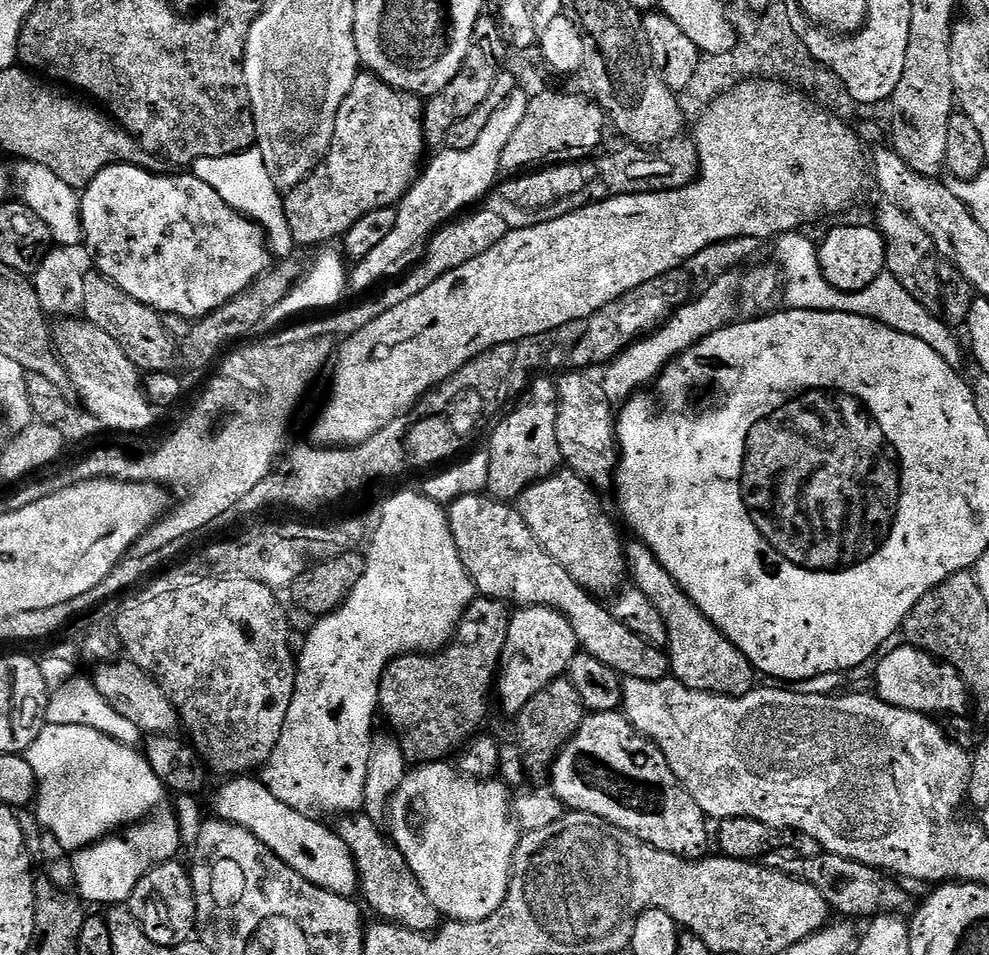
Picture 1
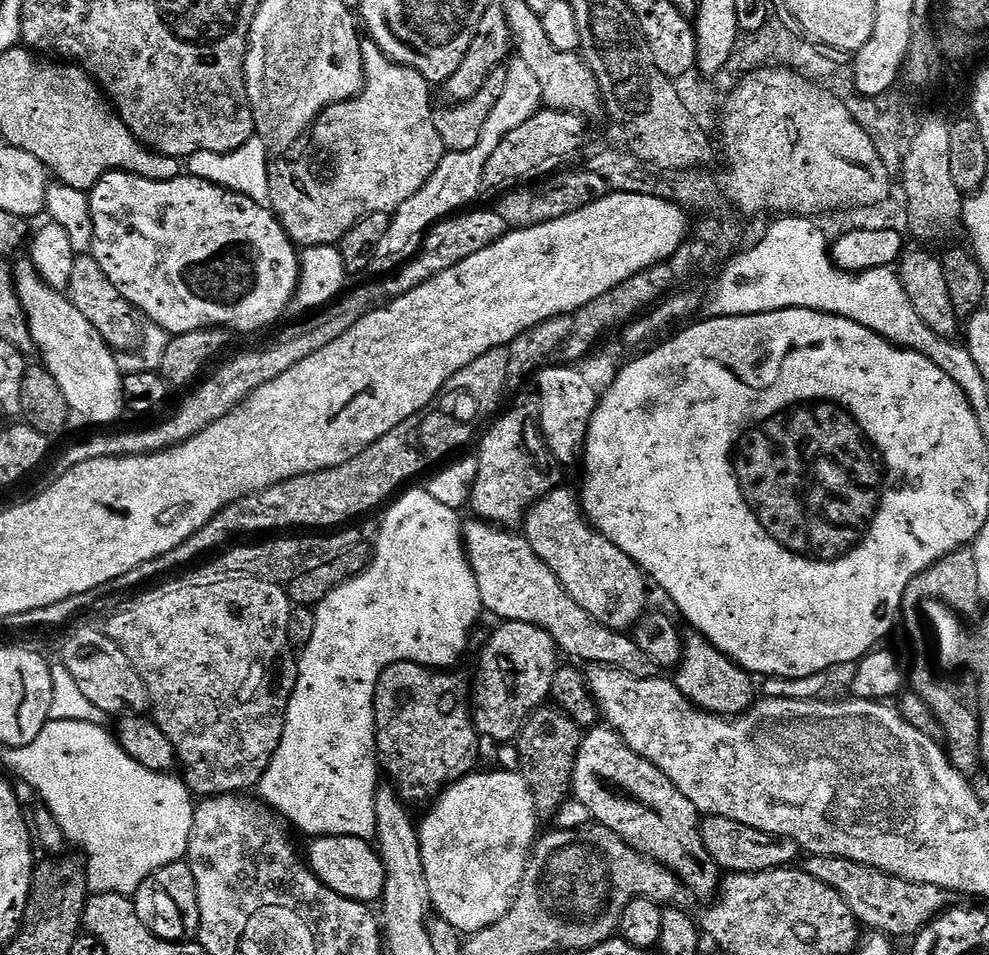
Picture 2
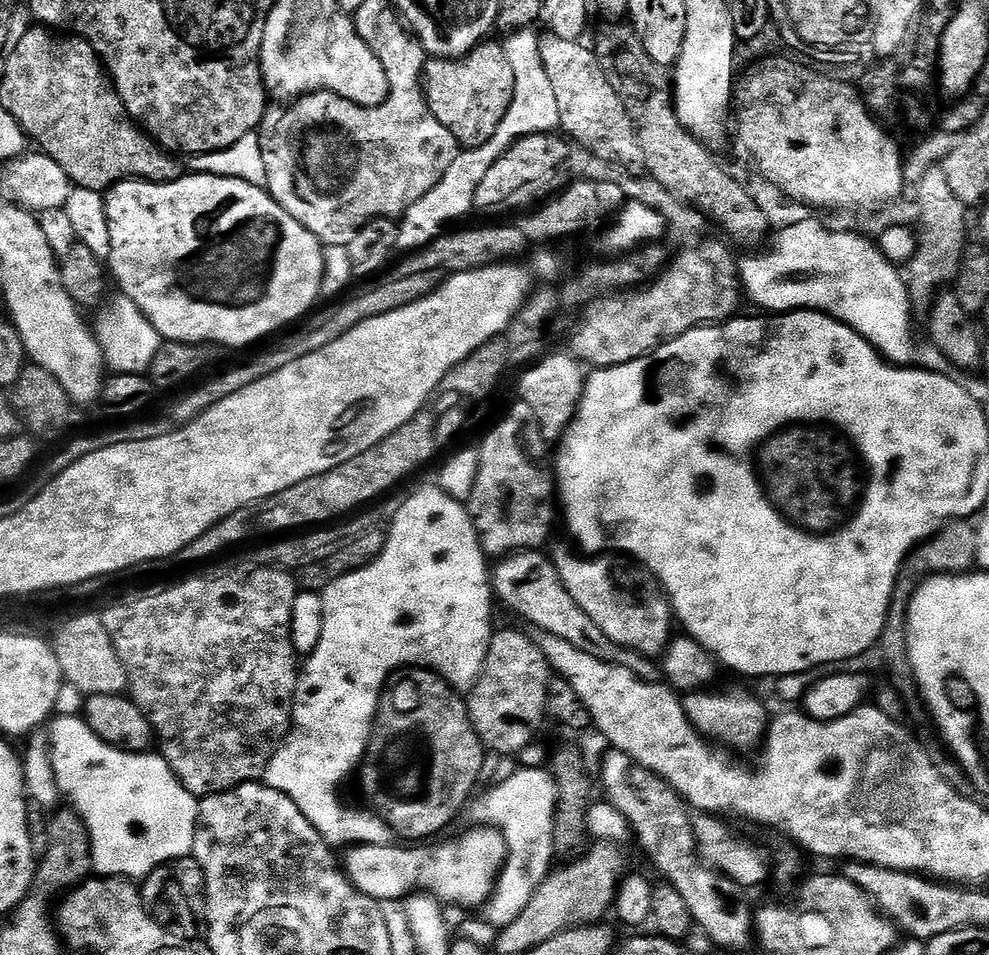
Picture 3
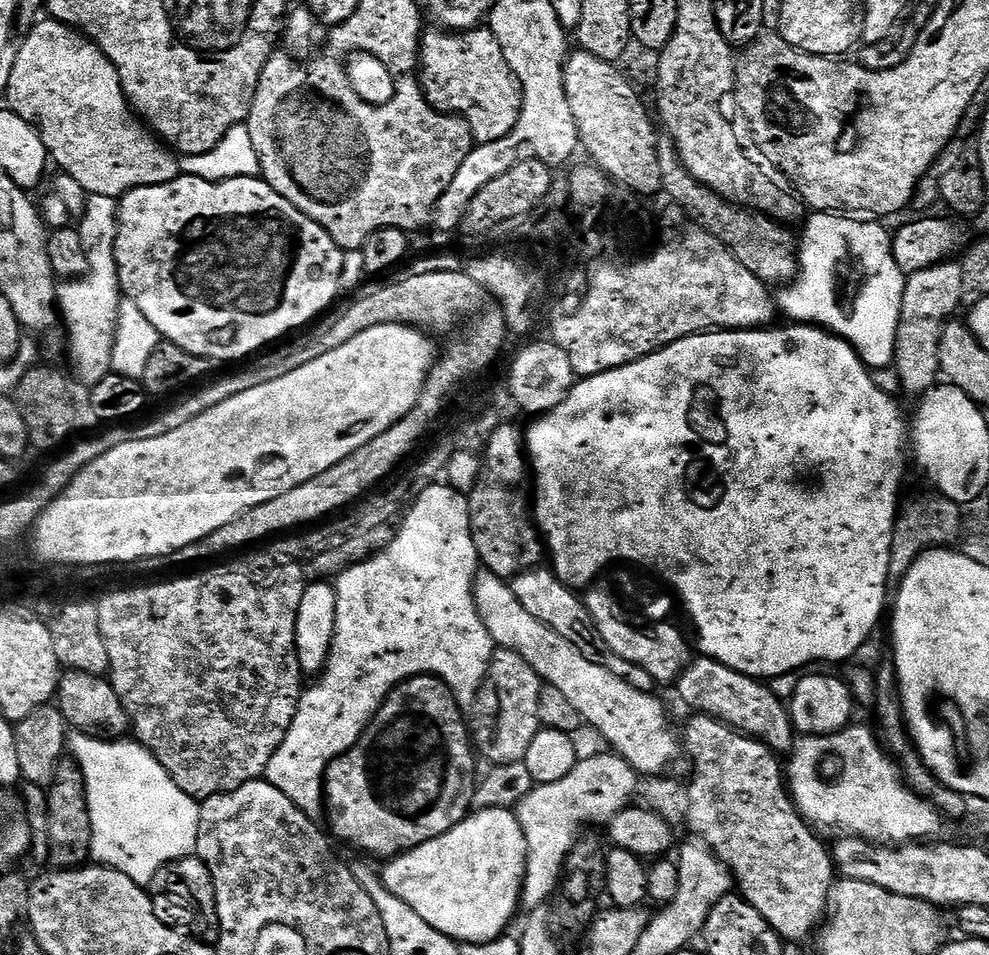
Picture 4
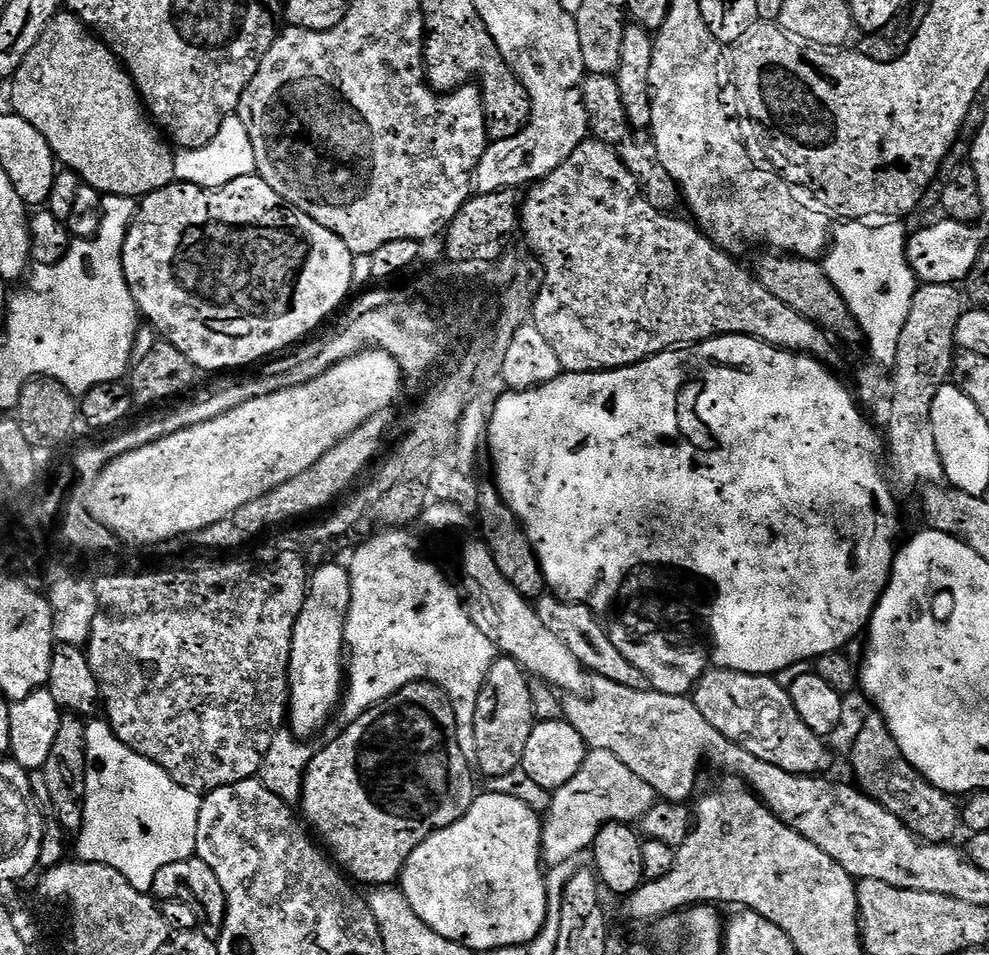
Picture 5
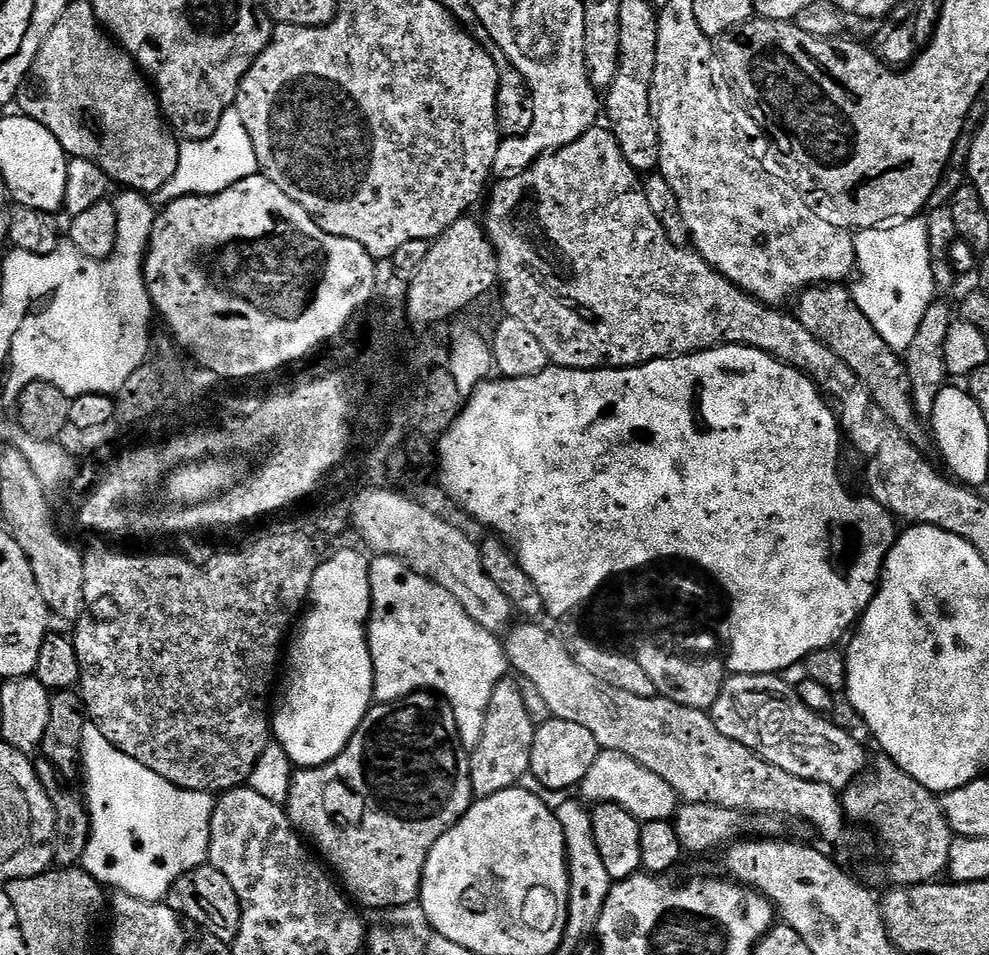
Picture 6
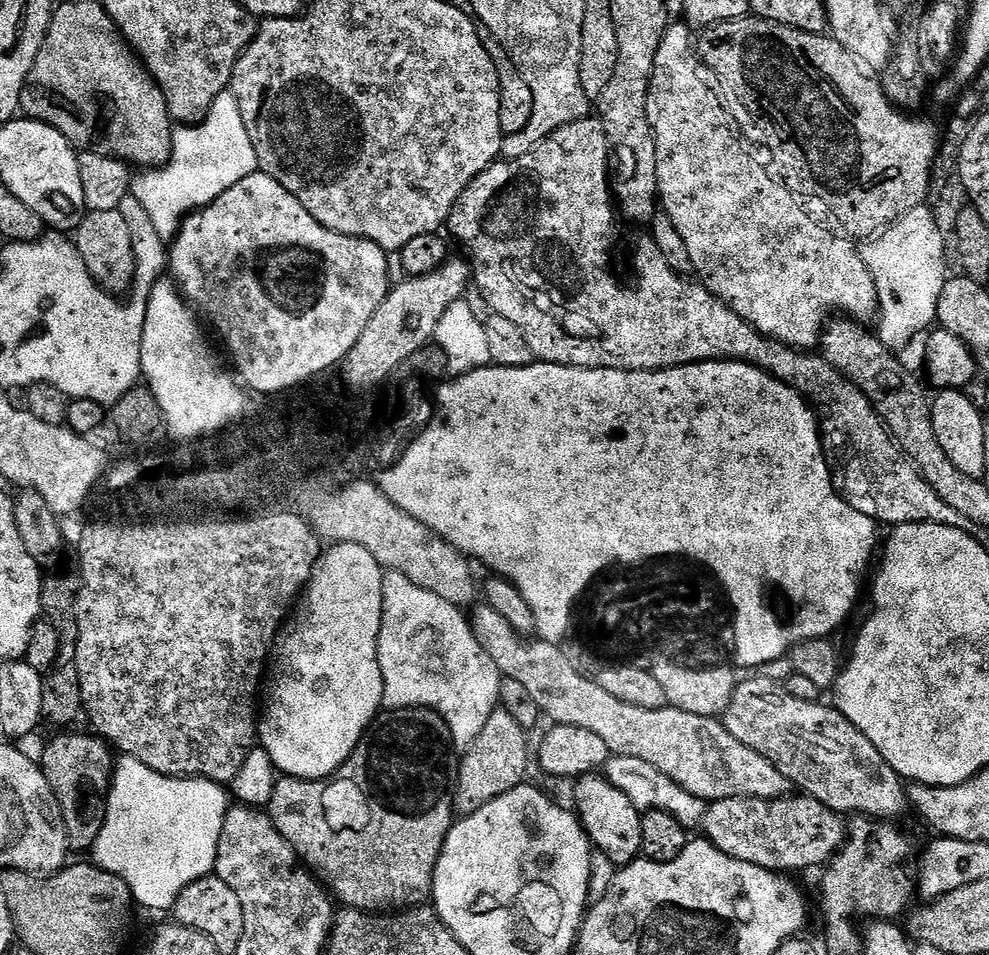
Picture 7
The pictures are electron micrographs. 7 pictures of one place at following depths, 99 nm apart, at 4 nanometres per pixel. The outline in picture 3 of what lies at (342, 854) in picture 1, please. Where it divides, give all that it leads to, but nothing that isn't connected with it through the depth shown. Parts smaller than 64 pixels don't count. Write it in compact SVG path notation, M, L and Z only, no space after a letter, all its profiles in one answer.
M476 826L471 830L473 832L466 833L457 844L400 846L404 848L396 848L395 843L386 846L357 844L343 853L342 867L351 884L377 902L400 902L419 889L421 893L436 897L441 905L457 904L460 908L479 909L492 896L496 877L508 856L508 847L496 828Z

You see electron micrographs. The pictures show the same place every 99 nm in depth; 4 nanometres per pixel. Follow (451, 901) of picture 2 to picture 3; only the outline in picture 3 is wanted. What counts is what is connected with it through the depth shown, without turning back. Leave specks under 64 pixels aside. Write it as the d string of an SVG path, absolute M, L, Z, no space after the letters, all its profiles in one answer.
M521 767L519 771L506 777L501 784L494 785L489 792L481 791L471 801L466 812L466 816L473 820L473 825L498 829L508 847L508 856L496 877L496 887L492 889L491 898L482 908L483 919L497 930L508 928L510 922L514 922L514 918L518 918L518 914L522 914L522 910L530 906L530 898L534 898L538 886L542 886L542 882L552 871L556 856L554 818L556 799L560 796L556 777L543 767Z

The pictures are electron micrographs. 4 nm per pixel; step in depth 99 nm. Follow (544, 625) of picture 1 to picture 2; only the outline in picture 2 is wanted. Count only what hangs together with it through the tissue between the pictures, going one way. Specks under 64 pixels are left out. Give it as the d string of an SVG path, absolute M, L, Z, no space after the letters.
M506 620L495 626L497 628L493 630L492 637L489 638L488 645L480 656L480 673L476 676L476 688L474 684L472 718L477 733L485 741L497 740L496 744L501 746L515 741L524 729L525 722L551 697L554 674L558 667L558 659L556 660L558 649L554 638L546 634L546 630L530 622Z

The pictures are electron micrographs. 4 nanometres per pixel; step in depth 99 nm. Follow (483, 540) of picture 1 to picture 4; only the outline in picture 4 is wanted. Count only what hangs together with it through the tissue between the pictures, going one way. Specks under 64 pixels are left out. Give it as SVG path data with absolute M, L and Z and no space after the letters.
M537 566L517 571L515 574L517 576L511 577L510 580L514 598L518 598L518 602L522 602L522 606L526 606L526 611L534 618L538 618L538 622L550 626L550 630L554 630L554 634L562 634L562 638L566 638L566 642L572 643L580 653L586 654L586 658L590 658L590 662L610 670L610 674L622 678L622 682L630 682L630 686L634 686L634 690L650 693L657 691L657 682L654 678L650 678L650 673L642 670L642 666L634 666L634 662L626 662L626 658L614 654L614 650L610 650L610 646L606 646L602 634L598 634L594 618L590 618L590 614L584 609L583 599L567 584L563 584L551 567Z

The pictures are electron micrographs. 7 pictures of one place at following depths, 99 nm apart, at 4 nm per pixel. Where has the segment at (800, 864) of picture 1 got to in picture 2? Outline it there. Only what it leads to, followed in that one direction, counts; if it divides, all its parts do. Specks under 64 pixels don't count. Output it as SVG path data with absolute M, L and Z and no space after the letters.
M809 855L807 859L803 861L802 871L830 886L830 890L838 890L856 919L873 933L883 933L889 938L915 937L917 932L921 932L931 920L950 907L949 893L938 886L930 886L930 882L910 882L906 878L891 876L877 868L837 856Z

